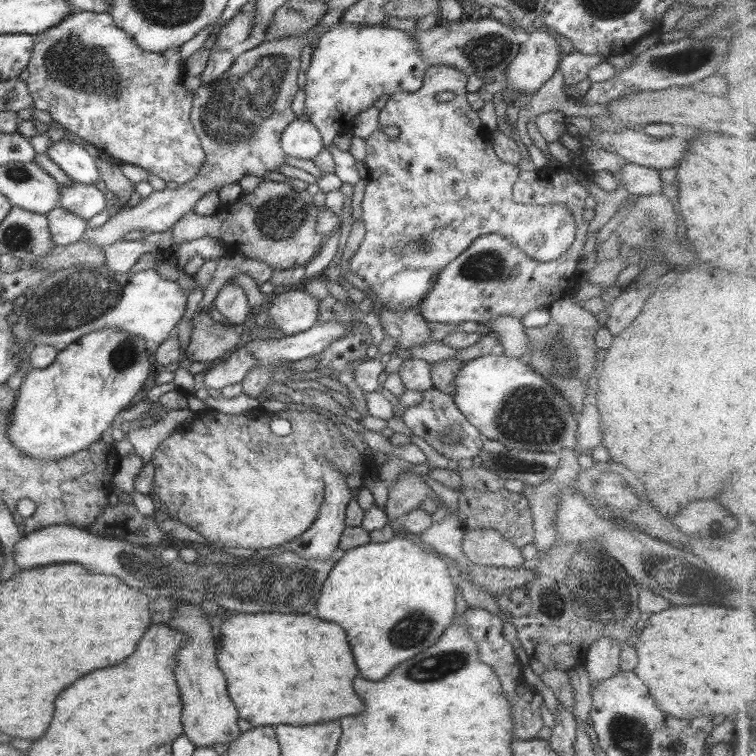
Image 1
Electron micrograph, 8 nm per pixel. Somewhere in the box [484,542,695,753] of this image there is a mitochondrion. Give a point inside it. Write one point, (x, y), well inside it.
(586, 565)

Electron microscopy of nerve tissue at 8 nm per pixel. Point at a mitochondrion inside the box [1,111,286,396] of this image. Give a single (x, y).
(80, 298)

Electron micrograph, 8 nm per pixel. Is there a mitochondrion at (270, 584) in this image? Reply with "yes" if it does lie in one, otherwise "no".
yes

